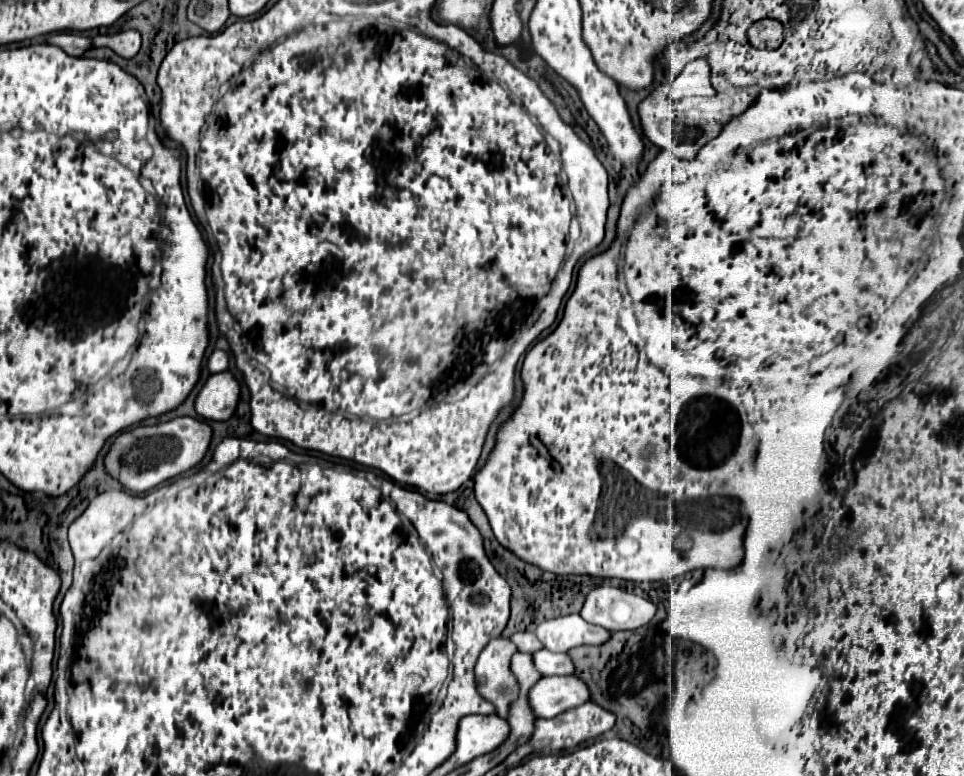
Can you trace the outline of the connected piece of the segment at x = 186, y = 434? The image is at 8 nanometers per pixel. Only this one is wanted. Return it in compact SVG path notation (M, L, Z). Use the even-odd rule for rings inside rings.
M173 418L169 422L153 426L135 426L121 432L111 444L109 452L103 458L105 472L121 482L121 486L131 494L141 494L157 484L175 478L189 468L193 468L205 456L211 442L209 424L195 418Z

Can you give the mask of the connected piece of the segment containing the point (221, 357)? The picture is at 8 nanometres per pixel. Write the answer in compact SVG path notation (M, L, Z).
M213 350L213 354L211 354L209 360L207 360L207 370L209 370L211 374L215 374L215 372L227 370L227 366L229 366L227 354L221 352L221 350Z

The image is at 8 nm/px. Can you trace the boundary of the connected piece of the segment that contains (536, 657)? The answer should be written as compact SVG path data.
M537 650L533 654L533 664L541 672L541 676L553 676L553 674L573 674L573 662L567 654L555 654L549 650Z

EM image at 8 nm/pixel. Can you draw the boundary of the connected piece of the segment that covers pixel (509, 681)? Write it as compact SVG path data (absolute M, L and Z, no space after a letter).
M499 636L489 640L475 664L477 692L495 706L495 712L501 718L507 714L509 698L517 694L517 680L509 674L509 658L513 652L517 652L513 642Z

